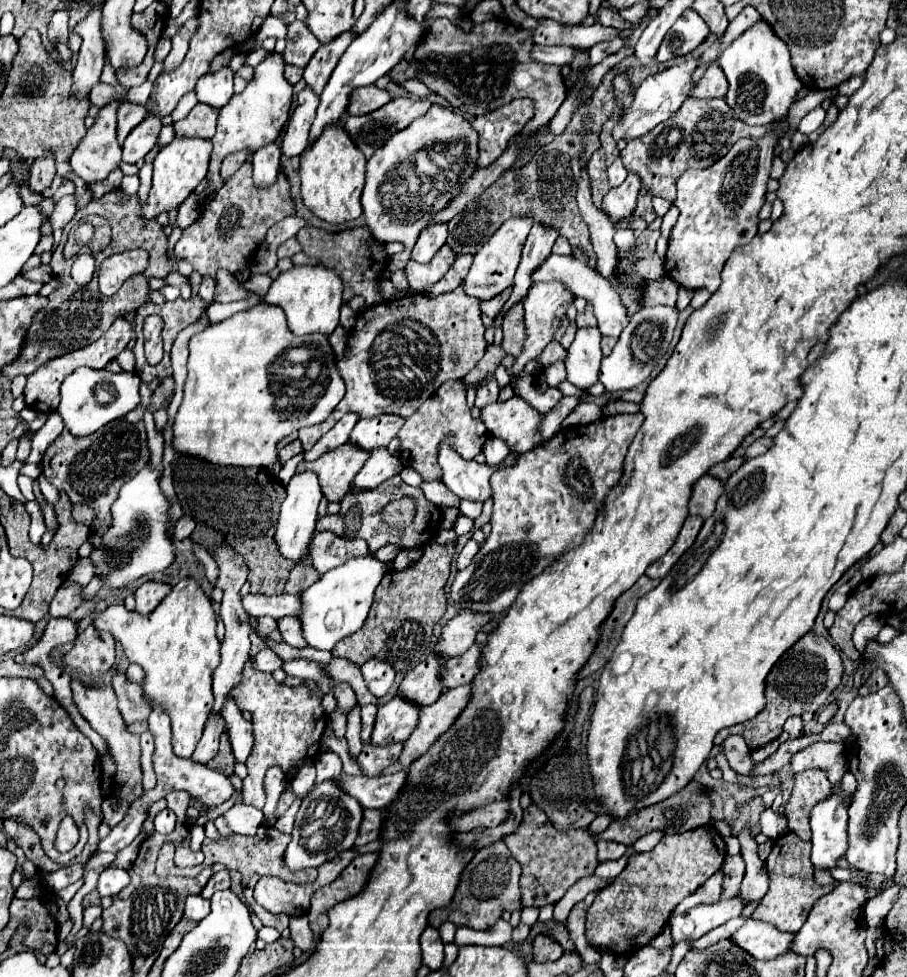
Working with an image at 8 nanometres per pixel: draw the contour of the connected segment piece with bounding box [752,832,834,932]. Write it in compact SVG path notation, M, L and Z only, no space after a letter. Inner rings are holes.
M786 832L780 838L774 840L772 852L766 858L766 870L768 870L768 878L770 878L770 888L766 892L766 896L762 898L760 906L752 912L754 920L762 920L762 922L770 922L774 926L778 926L784 932L798 932L800 926L806 922L814 902L832 892L834 884L816 884L814 876L812 876L812 862L810 862L810 842L804 842L802 838L796 838L796 834Z

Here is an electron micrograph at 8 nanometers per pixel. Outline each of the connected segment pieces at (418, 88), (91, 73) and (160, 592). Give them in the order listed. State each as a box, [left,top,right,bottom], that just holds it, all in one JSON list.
[[401,78,430,99],[72,6,106,98],[134,580,172,614]]

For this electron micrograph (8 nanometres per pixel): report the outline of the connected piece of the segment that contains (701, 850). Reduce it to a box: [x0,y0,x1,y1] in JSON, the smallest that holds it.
[586,826,724,956]

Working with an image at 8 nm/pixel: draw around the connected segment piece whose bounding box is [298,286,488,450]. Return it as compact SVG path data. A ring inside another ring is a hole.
M462 286L436 298L416 294L370 306L358 314L354 330L348 334L346 354L338 362L346 382L346 394L324 422L298 430L304 450L310 450L346 412L356 412L366 418L378 414L408 418L442 382L464 378L484 356L486 346L478 302L476 298L468 298ZM376 400L382 402L382 410L388 408L388 412L372 412L376 410Z

